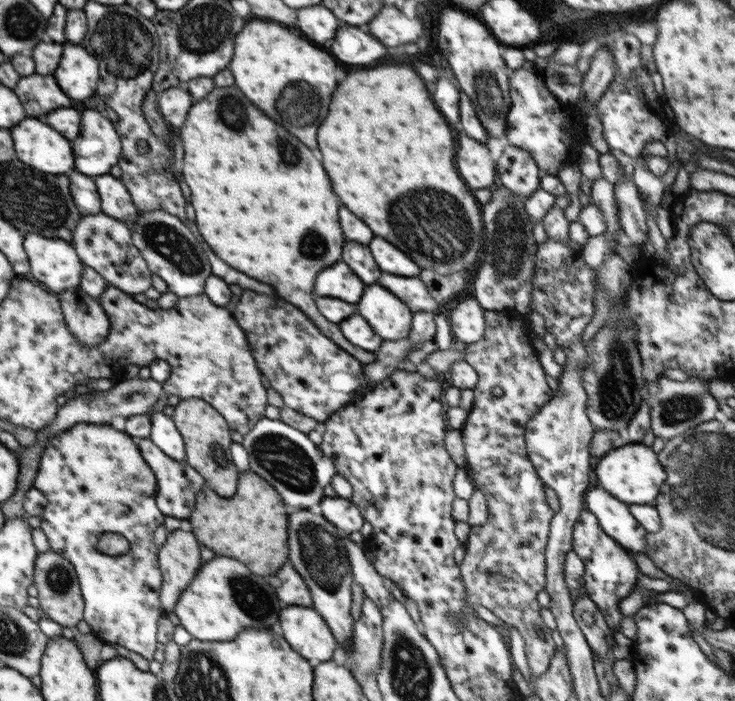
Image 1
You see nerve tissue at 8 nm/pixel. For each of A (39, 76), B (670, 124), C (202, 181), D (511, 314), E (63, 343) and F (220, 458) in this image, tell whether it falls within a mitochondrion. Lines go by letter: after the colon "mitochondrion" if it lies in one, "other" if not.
A: other
B: other
C: other
D: other
E: other
F: mitochondrion

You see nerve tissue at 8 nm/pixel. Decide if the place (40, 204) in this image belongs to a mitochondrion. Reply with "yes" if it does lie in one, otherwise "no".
yes

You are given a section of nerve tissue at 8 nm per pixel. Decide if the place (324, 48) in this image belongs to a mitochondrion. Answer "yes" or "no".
no

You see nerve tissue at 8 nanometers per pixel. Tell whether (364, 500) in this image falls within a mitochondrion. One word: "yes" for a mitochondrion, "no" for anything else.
no

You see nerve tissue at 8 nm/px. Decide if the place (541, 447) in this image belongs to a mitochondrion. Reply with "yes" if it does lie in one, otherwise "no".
no

